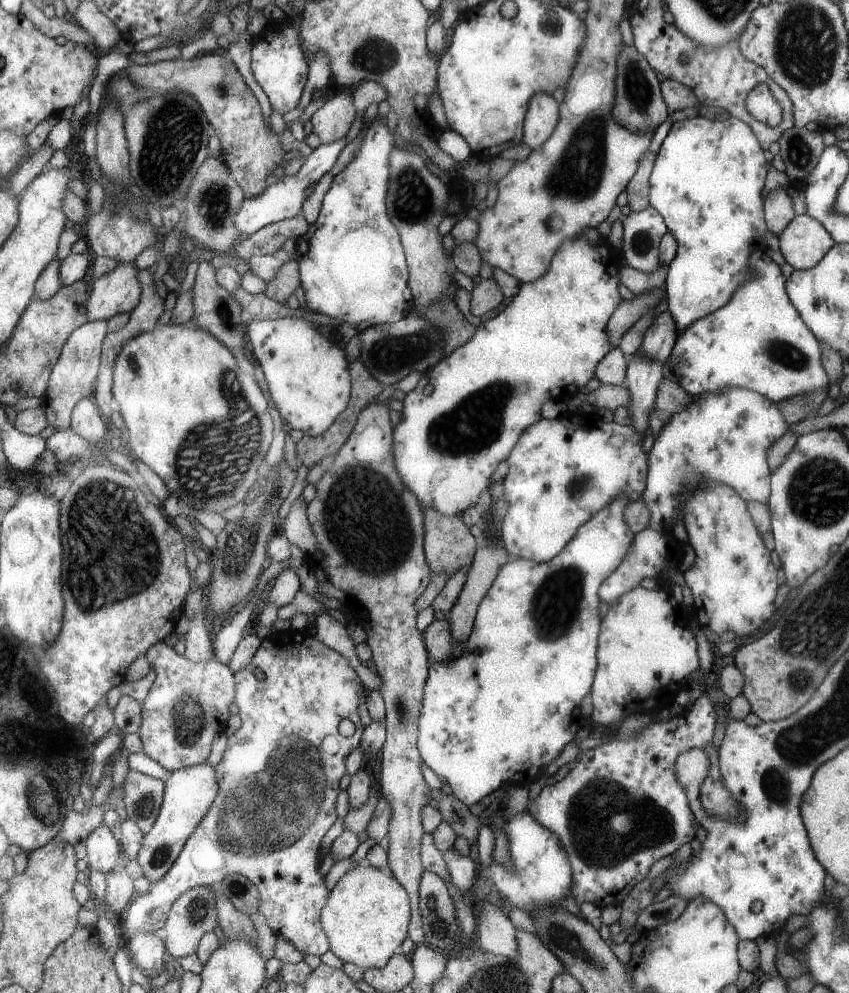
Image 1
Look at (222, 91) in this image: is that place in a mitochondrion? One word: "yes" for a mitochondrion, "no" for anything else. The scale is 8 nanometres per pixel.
yes

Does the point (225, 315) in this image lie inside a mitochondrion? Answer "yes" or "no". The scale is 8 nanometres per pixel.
yes

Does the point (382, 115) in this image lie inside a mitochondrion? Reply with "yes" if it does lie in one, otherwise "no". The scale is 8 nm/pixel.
no

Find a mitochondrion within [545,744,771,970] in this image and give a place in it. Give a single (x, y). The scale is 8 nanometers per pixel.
(578, 816)

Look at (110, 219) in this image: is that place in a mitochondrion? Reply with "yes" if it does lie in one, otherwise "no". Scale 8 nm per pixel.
yes

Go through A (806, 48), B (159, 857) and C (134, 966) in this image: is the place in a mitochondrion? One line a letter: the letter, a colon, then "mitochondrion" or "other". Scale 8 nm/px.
A: mitochondrion
B: mitochondrion
C: other

